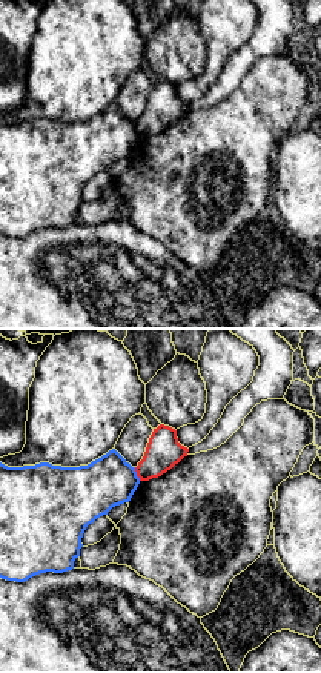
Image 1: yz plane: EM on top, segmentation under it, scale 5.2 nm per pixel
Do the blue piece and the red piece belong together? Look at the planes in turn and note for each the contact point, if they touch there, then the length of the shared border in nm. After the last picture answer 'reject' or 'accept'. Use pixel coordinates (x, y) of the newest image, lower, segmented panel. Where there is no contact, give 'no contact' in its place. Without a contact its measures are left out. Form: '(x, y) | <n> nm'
(135, 474) | 80 nm

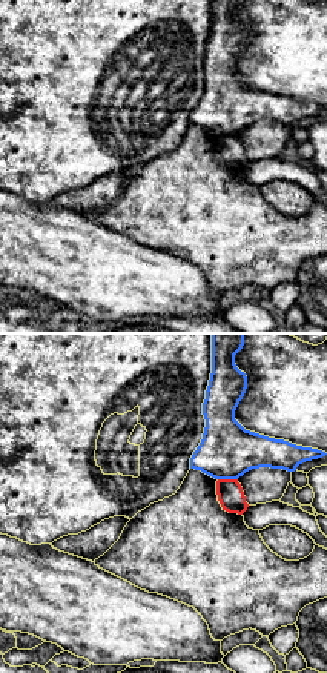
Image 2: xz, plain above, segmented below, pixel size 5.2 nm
(227, 478) | 100 nm

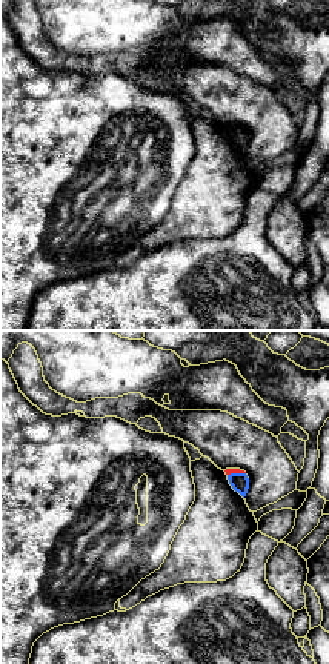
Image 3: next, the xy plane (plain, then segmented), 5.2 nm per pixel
(235, 474) | 100 nm

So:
reject

